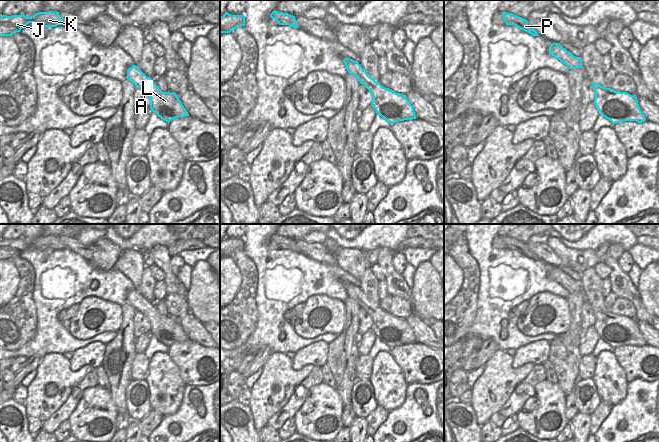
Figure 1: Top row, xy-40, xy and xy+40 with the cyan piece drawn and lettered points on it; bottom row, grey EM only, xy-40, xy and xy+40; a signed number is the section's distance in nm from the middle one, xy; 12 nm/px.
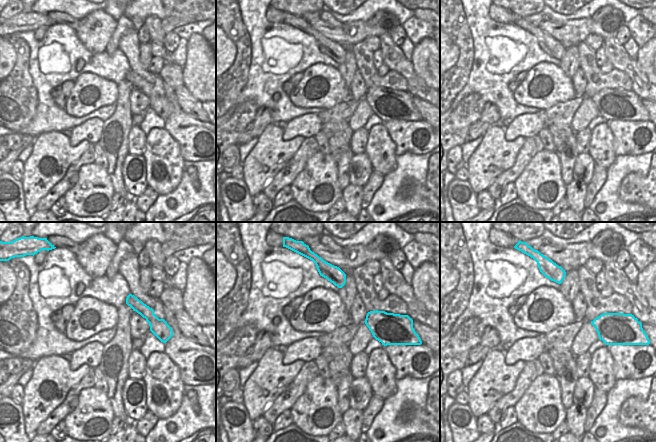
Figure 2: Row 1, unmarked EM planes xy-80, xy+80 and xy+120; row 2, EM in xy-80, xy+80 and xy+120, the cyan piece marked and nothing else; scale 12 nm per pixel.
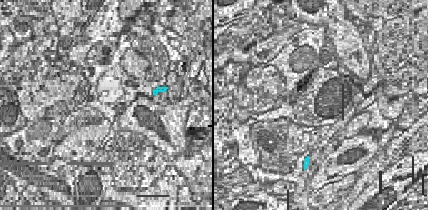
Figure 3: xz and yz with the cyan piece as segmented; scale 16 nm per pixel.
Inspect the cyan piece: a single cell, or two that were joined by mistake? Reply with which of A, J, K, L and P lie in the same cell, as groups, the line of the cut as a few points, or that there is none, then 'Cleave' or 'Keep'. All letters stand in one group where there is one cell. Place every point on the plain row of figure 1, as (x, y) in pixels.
Groups: A J K L P. No split. Keep.

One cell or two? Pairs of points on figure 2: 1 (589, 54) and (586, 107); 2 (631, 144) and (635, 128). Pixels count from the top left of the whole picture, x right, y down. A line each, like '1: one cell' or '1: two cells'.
1: two cells
2: one cell

